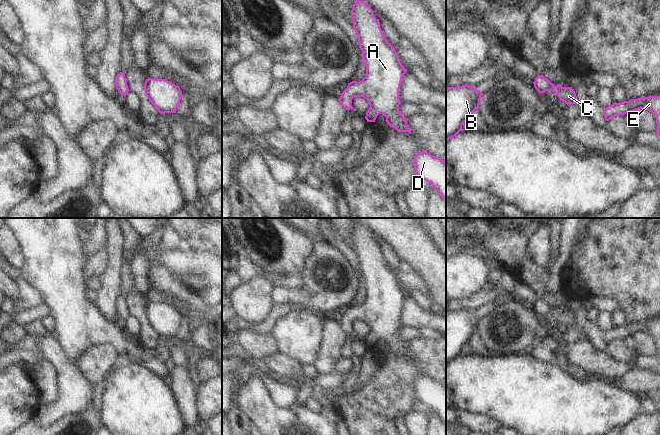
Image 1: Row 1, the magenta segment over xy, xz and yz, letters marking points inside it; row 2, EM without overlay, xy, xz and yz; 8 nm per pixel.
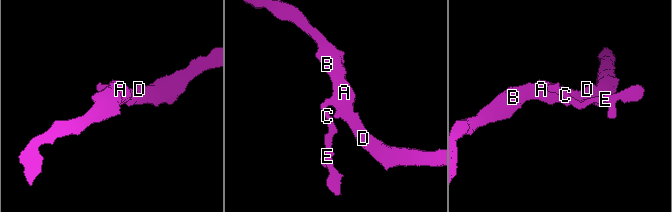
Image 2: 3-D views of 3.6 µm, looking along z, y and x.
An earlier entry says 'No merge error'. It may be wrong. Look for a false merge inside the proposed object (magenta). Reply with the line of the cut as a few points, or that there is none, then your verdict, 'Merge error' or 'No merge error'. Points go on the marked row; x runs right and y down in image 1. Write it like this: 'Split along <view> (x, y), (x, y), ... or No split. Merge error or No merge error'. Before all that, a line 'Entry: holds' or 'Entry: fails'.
Entry: holds
No split. No merge error.

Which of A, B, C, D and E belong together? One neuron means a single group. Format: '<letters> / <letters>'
A B C D E

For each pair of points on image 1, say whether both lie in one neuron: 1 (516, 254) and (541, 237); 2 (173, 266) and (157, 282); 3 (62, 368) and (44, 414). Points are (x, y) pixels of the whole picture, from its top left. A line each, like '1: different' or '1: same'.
1: different
2: different
3: same

